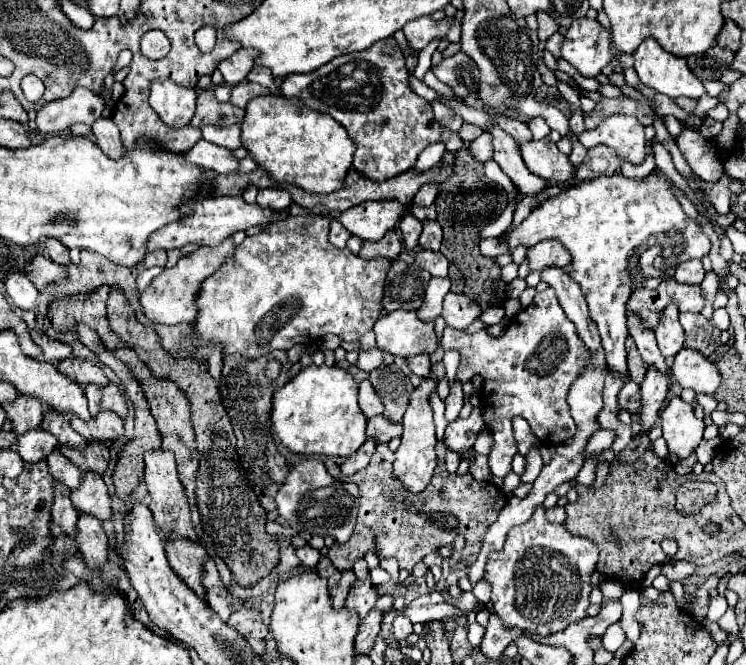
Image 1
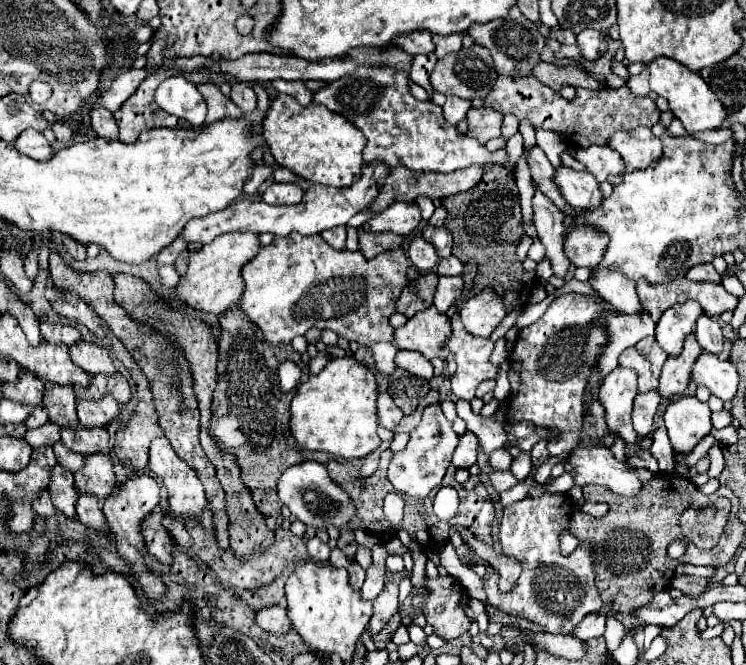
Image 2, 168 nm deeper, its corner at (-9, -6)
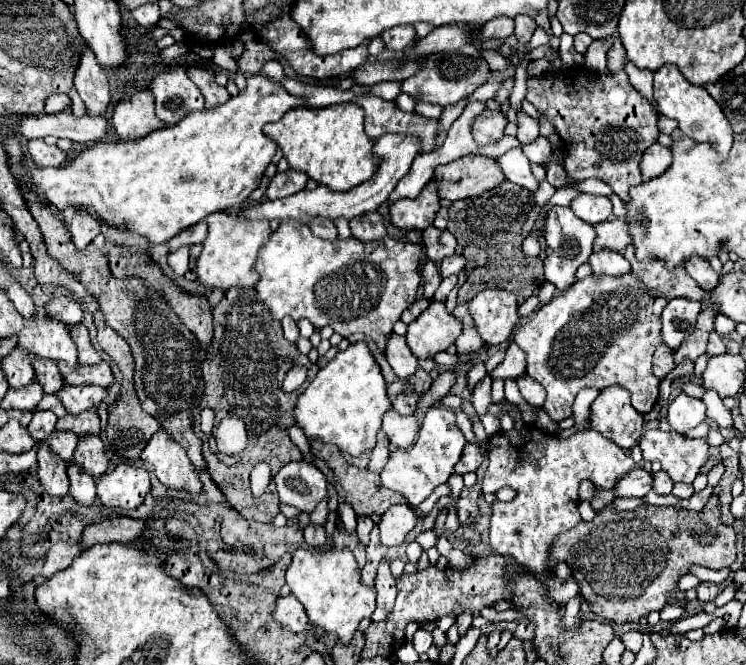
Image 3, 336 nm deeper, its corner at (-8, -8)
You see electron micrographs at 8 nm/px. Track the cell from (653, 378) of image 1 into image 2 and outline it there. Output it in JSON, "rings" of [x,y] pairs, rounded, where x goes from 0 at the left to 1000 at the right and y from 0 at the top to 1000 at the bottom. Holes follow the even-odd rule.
{"rings":[[[926,501],[918,513],[916,531],[910,537],[894,537],[886,567],[883,567],[883,582],[881,582],[886,600],[916,594],[916,588],[921,585],[924,567],[926,567],[926,552],[940,528],[942,525],[934,519],[934,513]]]}

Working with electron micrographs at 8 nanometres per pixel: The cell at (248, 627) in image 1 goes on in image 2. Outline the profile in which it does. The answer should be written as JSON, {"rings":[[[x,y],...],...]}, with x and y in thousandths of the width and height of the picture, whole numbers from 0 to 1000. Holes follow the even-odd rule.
{"rings":[[[374,910],[345,919],[342,922],[342,940],[347,940],[350,946],[355,946],[355,949],[361,949],[366,955],[379,955],[379,952],[385,952],[390,946],[385,922]]]}

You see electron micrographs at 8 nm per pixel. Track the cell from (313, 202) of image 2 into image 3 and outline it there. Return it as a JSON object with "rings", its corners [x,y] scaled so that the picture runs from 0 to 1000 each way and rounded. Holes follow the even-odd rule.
{"rings":[[[512,203],[512,209],[504,212],[501,218],[501,230],[512,236],[504,260],[499,263],[496,272],[469,284],[469,287],[442,287],[442,281],[437,278],[426,278],[424,284],[408,284],[399,287],[383,299],[370,299],[370,302],[357,302],[351,308],[340,308],[340,311],[330,311],[324,320],[332,329],[370,329],[370,332],[402,332],[402,335],[416,335],[418,326],[437,326],[437,329],[450,329],[450,326],[464,326],[464,329],[475,329],[483,326],[488,320],[504,317],[525,290],[525,284],[531,281],[531,275],[547,260],[555,236],[563,230],[560,227],[560,209],[555,209],[555,203]]]}

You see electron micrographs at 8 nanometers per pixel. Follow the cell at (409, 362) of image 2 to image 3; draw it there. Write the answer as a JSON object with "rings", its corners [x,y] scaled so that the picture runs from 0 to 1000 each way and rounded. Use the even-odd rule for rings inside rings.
{"rings":[[[520,504],[517,507],[517,525],[515,525],[515,534],[525,552],[525,558],[534,564],[534,567],[547,567],[552,564],[558,555],[560,555],[560,543],[558,537],[552,534],[550,522],[544,519],[544,507],[539,504]]]}

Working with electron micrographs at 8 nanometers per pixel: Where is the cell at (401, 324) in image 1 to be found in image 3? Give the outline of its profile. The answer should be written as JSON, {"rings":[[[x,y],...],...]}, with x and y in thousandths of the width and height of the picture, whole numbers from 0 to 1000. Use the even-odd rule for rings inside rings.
{"rings":[[[579,453],[576,462],[547,489],[544,513],[560,540],[576,540],[584,531],[598,528],[617,501],[619,486],[595,456]]]}

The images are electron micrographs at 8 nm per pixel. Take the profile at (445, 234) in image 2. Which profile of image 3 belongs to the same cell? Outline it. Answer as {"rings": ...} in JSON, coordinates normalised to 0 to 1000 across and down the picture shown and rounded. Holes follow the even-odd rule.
{"rings":[[[584,341],[568,344],[568,374],[571,386],[582,395],[590,395],[595,386],[606,383],[611,374],[611,359],[603,347],[590,347]]]}

